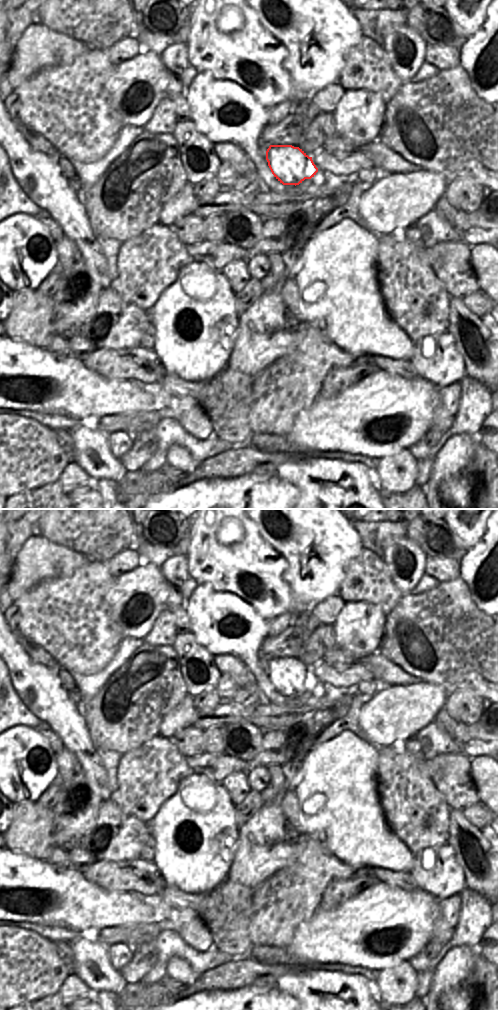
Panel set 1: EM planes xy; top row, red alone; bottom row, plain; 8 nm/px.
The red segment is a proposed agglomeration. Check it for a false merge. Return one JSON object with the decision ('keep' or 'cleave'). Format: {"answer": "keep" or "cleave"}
{"answer": "keep"}

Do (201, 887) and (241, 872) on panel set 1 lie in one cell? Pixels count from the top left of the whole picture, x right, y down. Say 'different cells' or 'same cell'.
different cells

